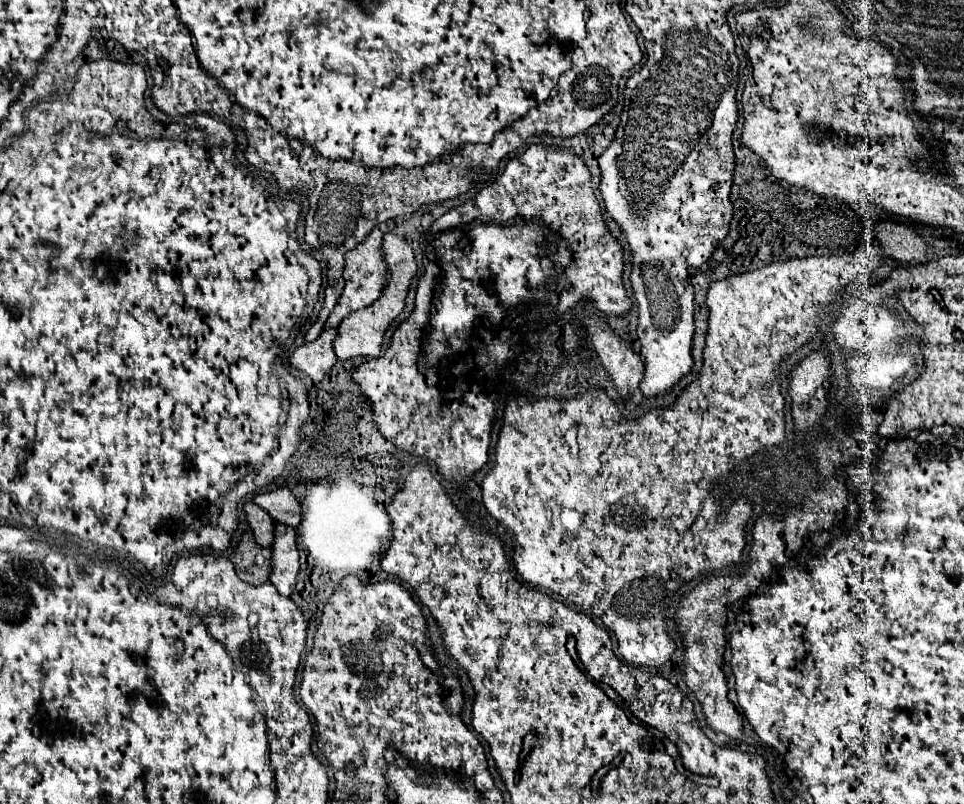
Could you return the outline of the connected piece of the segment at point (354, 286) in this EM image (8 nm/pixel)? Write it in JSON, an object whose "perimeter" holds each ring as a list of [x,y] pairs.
{"perimeter":[[[374,228],[362,244],[358,244],[354,250],[350,250],[346,254],[346,266],[344,266],[346,286],[344,286],[344,292],[342,292],[336,308],[332,310],[332,314],[326,322],[326,328],[338,328],[342,318],[346,318],[348,314],[352,314],[360,308],[374,304],[382,296],[382,290],[386,288],[386,258],[382,254],[382,236],[384,236],[382,230]]]}

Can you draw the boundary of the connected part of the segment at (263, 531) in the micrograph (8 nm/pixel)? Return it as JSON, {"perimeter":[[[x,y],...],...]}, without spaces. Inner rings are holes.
{"perimeter":[[[248,502],[246,504],[246,516],[248,516],[248,524],[254,532],[256,542],[262,546],[272,546],[272,542],[274,542],[274,520],[266,514],[266,510],[262,510],[254,502]]]}

